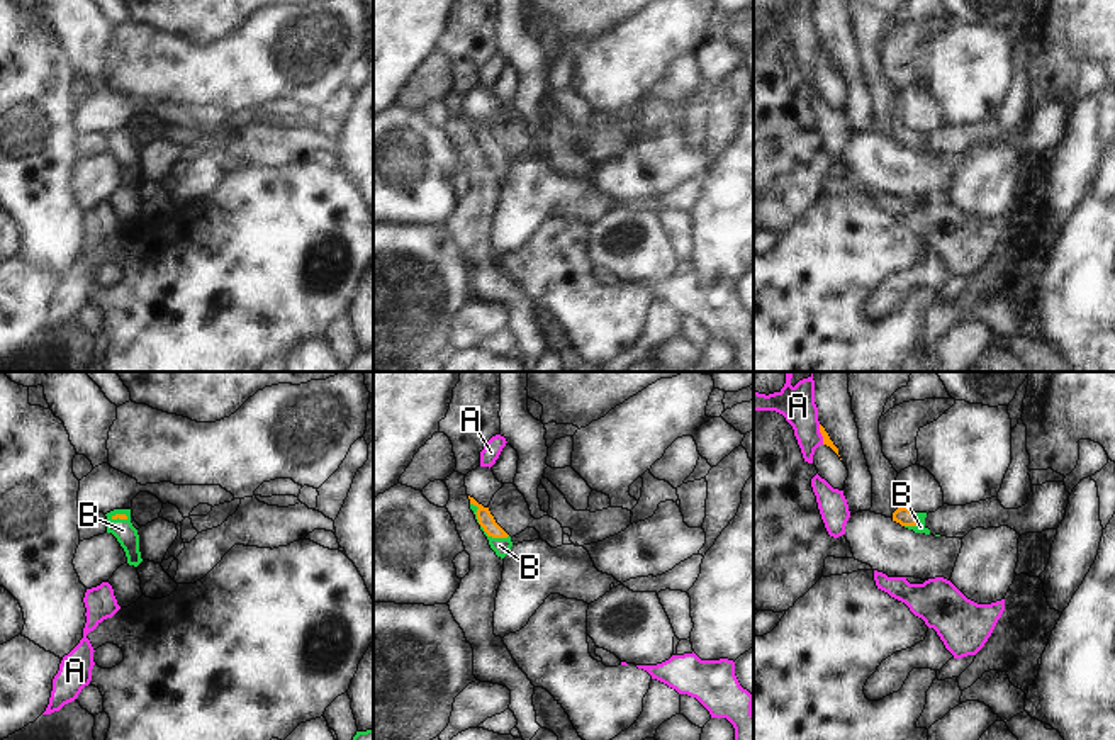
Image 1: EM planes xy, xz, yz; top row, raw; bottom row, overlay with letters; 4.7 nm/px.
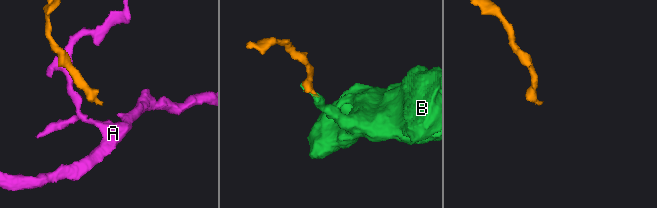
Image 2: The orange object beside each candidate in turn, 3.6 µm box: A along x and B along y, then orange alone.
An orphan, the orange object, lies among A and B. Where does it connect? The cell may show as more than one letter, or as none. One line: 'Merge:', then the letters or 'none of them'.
Merge: B.

